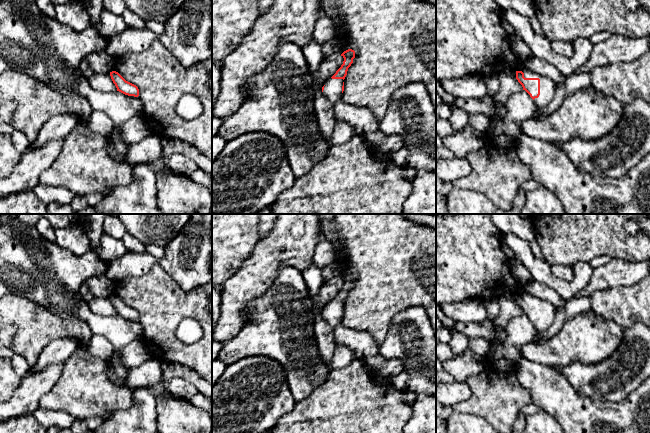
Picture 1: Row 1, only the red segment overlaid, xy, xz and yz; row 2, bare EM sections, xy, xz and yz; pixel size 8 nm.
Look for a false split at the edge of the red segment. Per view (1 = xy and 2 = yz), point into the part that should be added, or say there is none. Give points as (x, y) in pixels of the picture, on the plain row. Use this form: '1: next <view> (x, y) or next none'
1: next none
2: next yz (547, 311)

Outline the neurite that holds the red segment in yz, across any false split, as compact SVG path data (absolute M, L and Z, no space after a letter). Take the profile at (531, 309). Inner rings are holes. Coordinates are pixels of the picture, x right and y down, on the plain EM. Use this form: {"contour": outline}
{"contour": "M528 293L516 295L516 303L534 324L537 334L534 343L539 343L540 335L554 322L557 309L551 303Z"}

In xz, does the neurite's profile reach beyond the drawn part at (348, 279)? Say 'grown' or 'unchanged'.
grown

